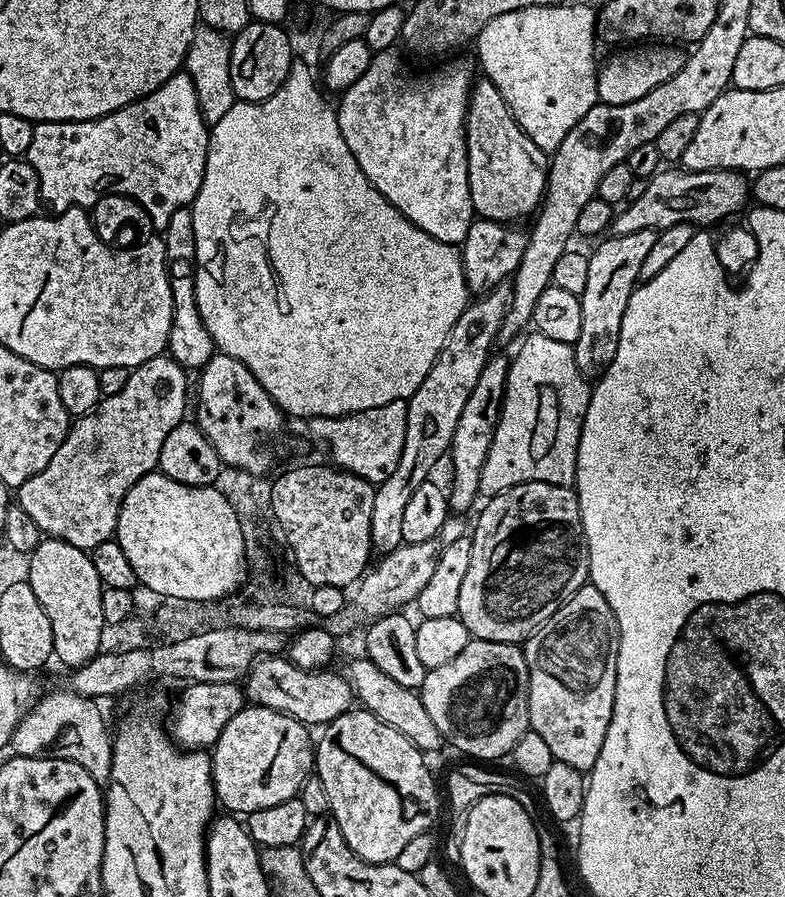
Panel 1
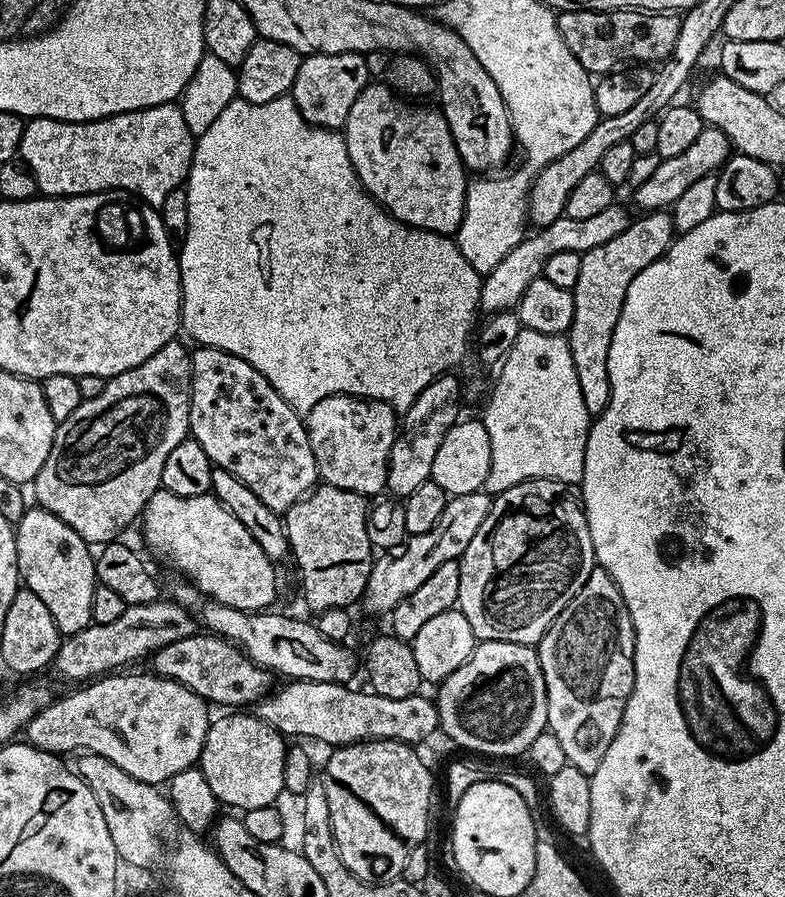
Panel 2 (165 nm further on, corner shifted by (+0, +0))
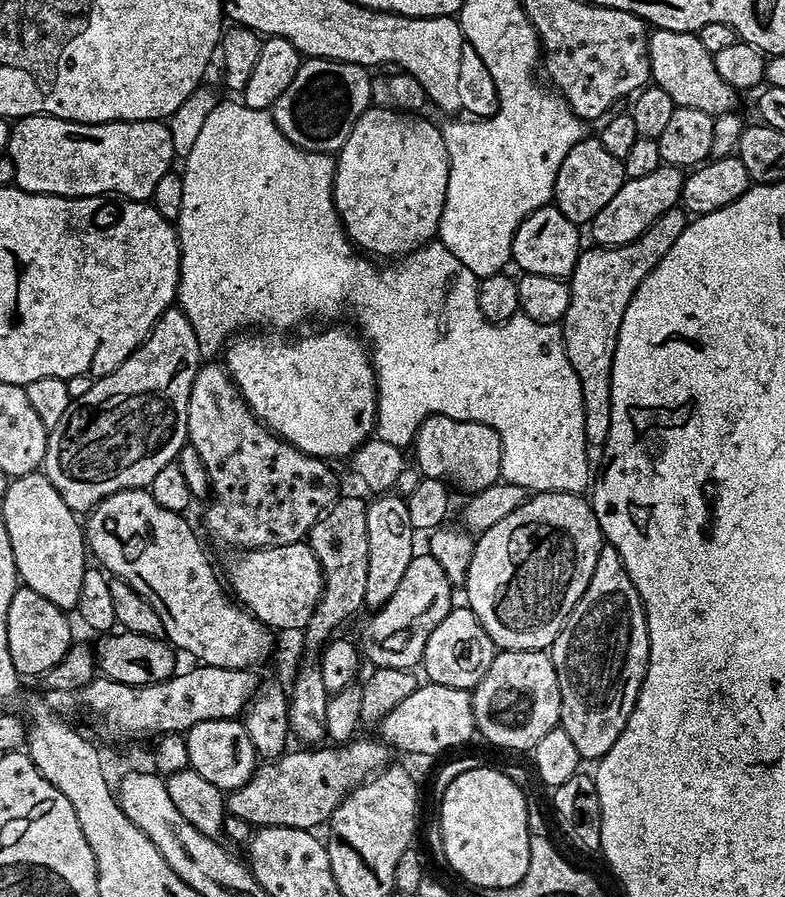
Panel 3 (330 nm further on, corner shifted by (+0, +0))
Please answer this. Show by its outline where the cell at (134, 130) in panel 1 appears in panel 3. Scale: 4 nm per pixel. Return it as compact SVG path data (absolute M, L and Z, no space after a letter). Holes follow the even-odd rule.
M21 116L12 124L12 133L8 143L8 154L14 162L14 174L16 175L15 187L24 192L37 192L47 196L106 196L115 194L126 200L151 201L154 194L154 186L158 186L162 174L166 174L173 167L172 160L177 159L174 150L174 142L170 142L170 130L164 120L111 120L105 124L79 124L73 120L63 120L57 116Z

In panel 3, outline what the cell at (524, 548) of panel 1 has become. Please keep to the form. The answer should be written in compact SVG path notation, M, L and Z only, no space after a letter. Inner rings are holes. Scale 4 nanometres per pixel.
M581 493L529 495L518 510L475 537L470 570L462 585L462 591L468 595L467 607L482 622L497 649L551 649L578 598L582 598L590 574L594 574L601 547L598 518Z

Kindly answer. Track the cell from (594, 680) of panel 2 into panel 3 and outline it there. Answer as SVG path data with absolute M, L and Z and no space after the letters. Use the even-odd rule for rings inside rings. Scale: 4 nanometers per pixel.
M605 543L601 547L598 562L594 562L594 574L590 574L590 582L582 598L578 598L574 610L566 618L558 638L554 638L550 655L560 687L559 727L570 734L581 761L598 762L608 753L610 746L618 742L618 734L622 734L634 710L648 669L648 623L644 604L640 601L634 582L630 582L630 574L626 574L626 566L618 550L614 550L612 544Z

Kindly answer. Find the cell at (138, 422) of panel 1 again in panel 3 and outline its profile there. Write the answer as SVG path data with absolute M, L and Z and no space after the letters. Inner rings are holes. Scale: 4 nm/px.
M167 308L154 322L152 333L142 346L115 368L110 374L91 381L84 393L70 402L58 426L48 433L46 458L42 465L44 475L50 478L54 490L62 494L62 502L77 514L87 514L110 494L131 488L147 489L154 482L162 466L173 463L184 445L188 443L188 399L202 357L198 338L190 318L179 308Z

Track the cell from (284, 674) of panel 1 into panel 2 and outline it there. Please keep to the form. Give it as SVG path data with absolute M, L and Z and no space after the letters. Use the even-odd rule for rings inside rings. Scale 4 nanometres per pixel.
M195 634L162 646L150 656L151 671L194 690L194 694L208 701L209 705L225 704L228 710L243 709L240 708L243 704L255 705L273 691L273 673L258 666L229 640L211 634L203 635Z

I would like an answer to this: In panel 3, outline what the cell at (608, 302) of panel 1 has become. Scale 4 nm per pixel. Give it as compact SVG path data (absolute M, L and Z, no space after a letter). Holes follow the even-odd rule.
M677 206L666 210L662 218L655 220L638 239L629 244L619 244L613 248L603 246L585 247L580 253L570 277L570 306L562 321L564 333L564 349L566 358L570 358L570 366L574 374L578 374L578 382L582 386L582 410L584 411L584 433L589 445L602 446L608 441L610 434L610 414L612 413L612 367L614 366L614 350L618 346L618 330L622 326L622 314L626 314L626 306L630 306L630 298L638 290L638 286L666 258L666 253L674 242L686 230L689 217L683 207Z

